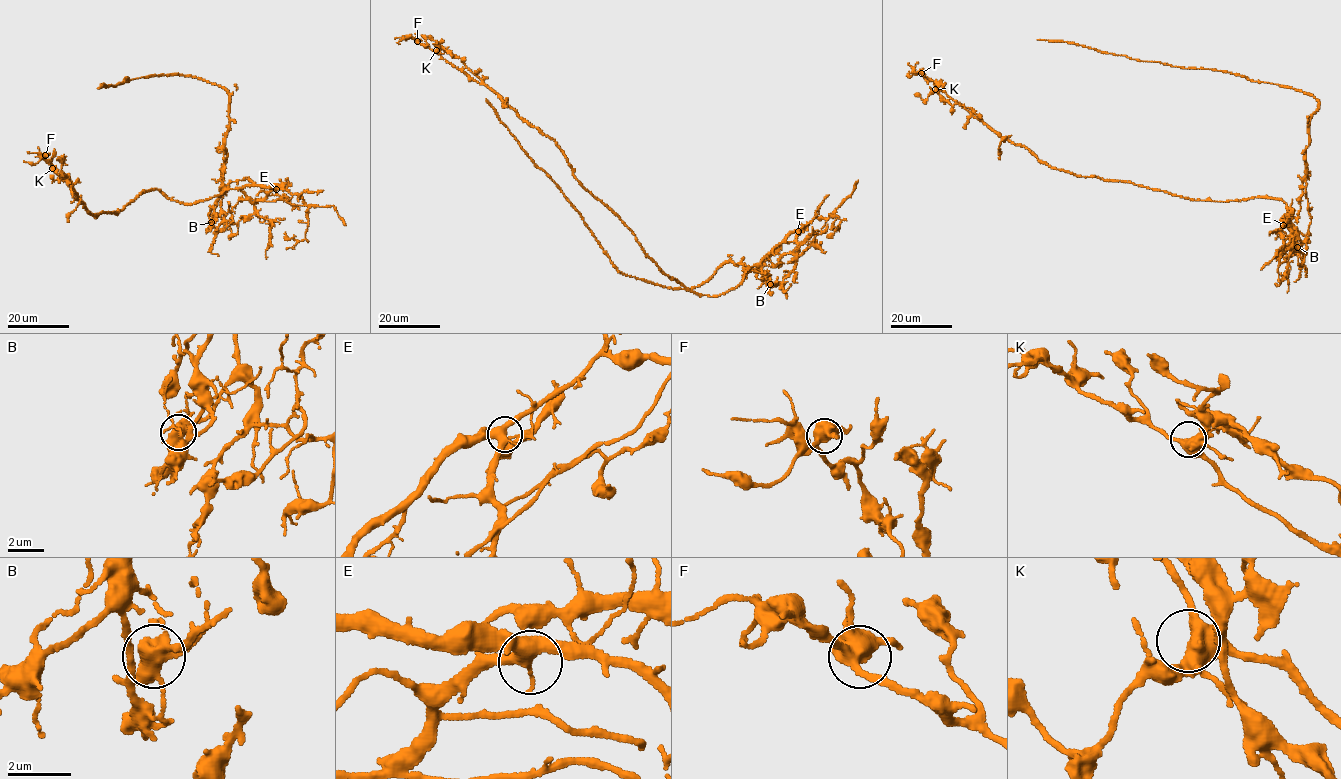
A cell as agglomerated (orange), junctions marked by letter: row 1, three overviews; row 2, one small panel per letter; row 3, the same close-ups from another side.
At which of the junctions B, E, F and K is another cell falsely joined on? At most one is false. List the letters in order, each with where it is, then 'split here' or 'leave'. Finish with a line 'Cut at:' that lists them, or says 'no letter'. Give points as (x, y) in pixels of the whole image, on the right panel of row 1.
B: place (1297, 247); split here
E: place (1283, 225); leave
F: place (921, 73); leave
K: place (935, 89); leave
Cut at: B

